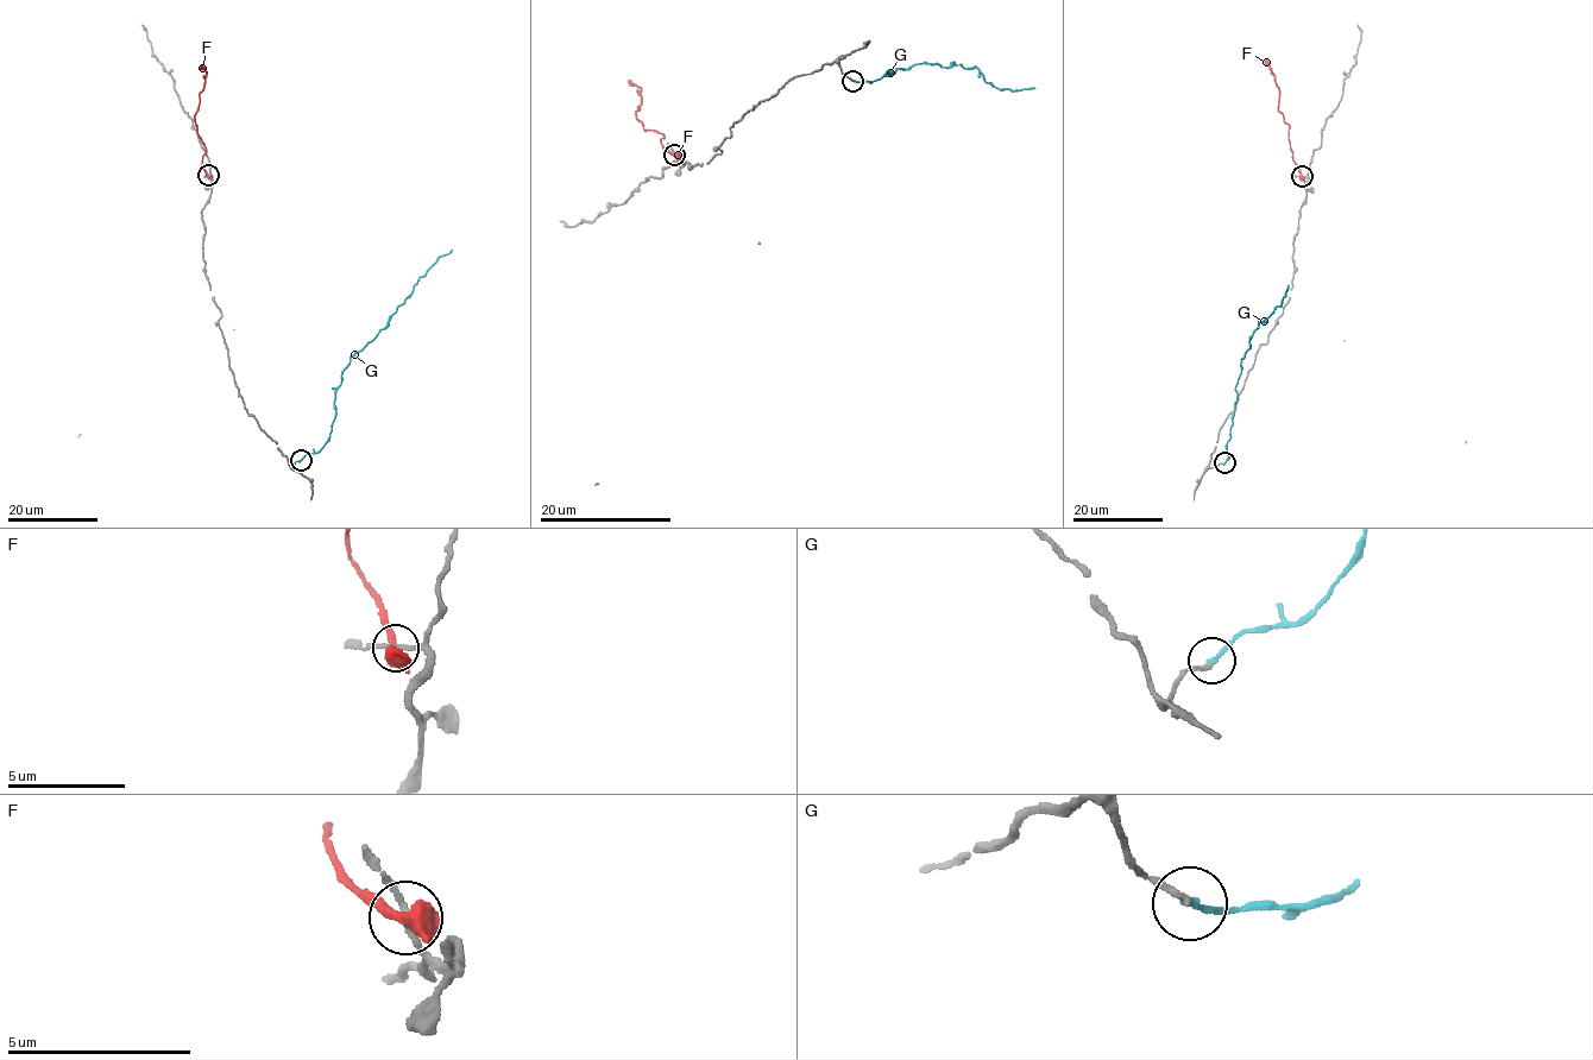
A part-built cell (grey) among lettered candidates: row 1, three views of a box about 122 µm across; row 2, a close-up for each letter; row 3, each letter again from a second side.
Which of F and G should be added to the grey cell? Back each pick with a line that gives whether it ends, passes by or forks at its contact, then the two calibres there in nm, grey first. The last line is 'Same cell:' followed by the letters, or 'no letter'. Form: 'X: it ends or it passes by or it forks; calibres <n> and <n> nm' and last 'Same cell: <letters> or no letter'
G: it ends; calibres 180 and 180 nm
Same cell: G

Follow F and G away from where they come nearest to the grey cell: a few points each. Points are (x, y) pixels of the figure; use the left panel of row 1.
F: (208, 175), (202, 164), (206, 146), (194, 118), (206, 74), (200, 65)
G: (300, 460), (315, 454), (328, 439), (335, 416), (334, 391), (350, 358), (383, 329), (417, 281), (452, 250)

